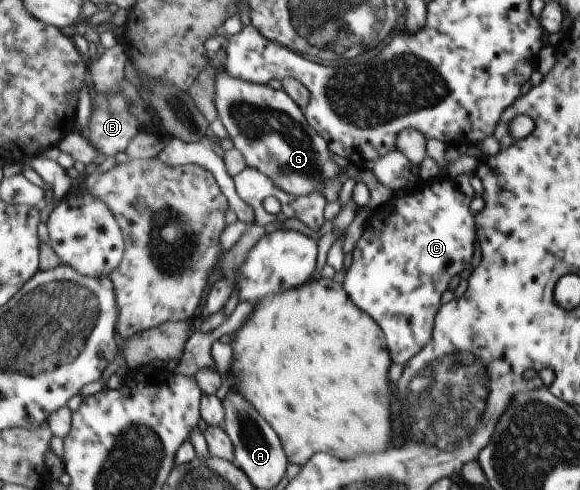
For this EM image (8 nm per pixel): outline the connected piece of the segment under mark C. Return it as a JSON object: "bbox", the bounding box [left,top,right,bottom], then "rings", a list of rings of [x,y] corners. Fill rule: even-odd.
{"bbox":[342,177,474,365],"rings":[[[441,177],[426,182],[426,186],[414,194],[402,198],[390,197],[373,208],[363,227],[362,236],[355,242],[351,263],[345,272],[342,286],[349,298],[381,327],[392,362],[404,365],[410,357],[420,352],[430,340],[432,318],[436,318],[440,296],[448,286],[448,280],[466,268],[474,248],[474,221],[468,206],[471,200],[452,186],[452,180]]]}

